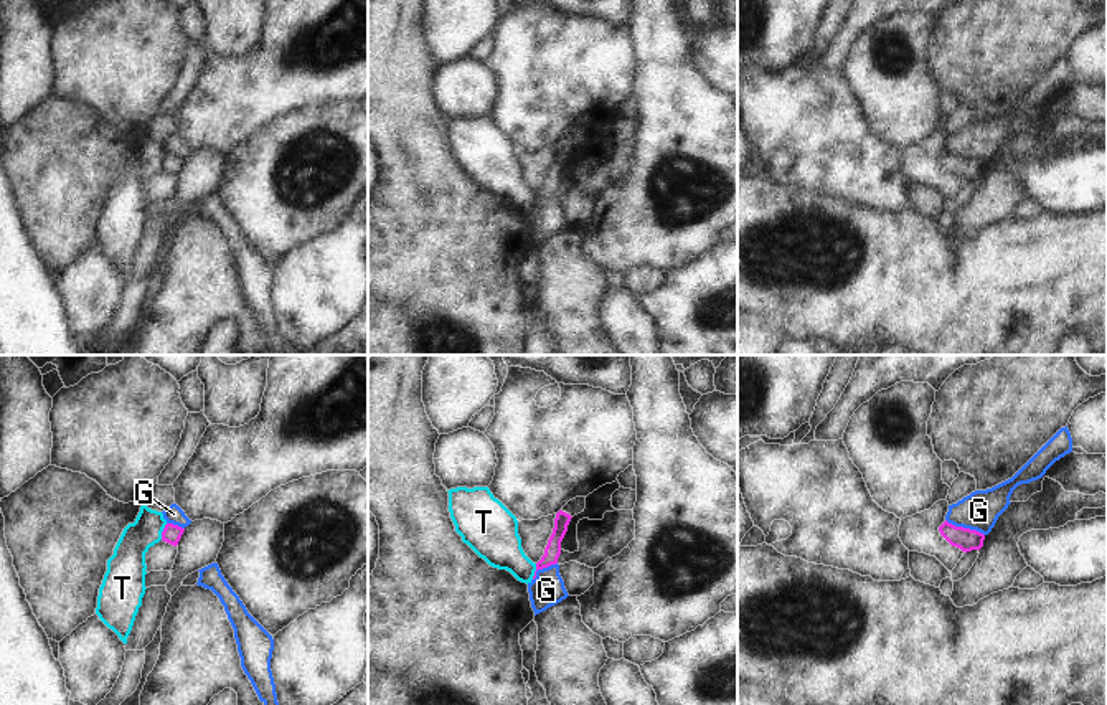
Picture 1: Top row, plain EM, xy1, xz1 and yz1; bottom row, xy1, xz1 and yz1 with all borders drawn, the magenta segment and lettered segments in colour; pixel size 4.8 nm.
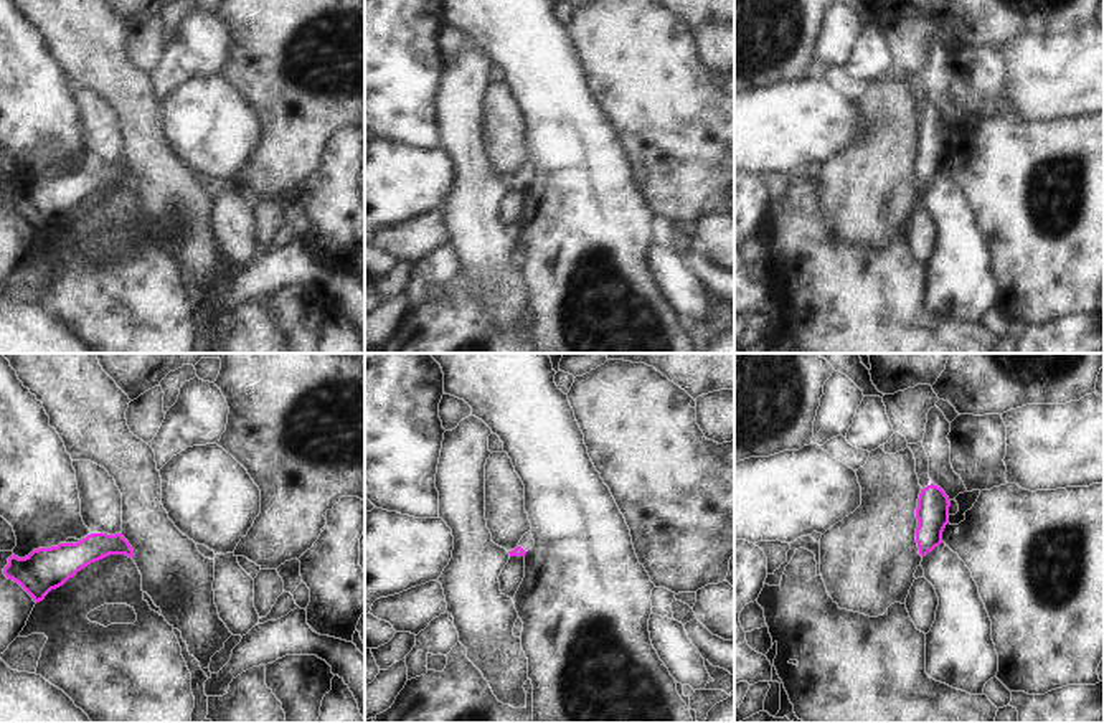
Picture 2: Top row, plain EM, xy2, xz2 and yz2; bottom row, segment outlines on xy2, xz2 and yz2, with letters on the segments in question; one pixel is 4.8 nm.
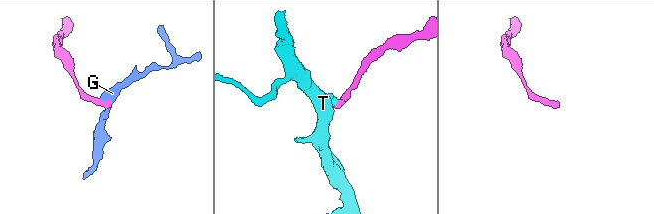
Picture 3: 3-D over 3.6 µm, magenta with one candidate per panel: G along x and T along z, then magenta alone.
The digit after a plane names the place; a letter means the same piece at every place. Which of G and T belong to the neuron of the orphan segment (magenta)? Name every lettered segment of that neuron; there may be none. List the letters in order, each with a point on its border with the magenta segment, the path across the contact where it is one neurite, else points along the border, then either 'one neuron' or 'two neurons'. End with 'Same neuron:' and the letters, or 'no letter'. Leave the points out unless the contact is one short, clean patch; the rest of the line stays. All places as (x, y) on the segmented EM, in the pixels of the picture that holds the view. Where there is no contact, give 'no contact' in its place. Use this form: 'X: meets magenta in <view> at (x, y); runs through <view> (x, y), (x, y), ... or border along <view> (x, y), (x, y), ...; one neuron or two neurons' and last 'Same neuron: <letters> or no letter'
G: meets magenta in yz1 at (965, 529); border along yz1 (946, 519), (956, 525), (975, 529), (984, 535); two neurons
T: meets magenta in xy1 at (162, 532); border along xy1 (167, 524), (160, 539); two neurons
Same neuron: no letter

